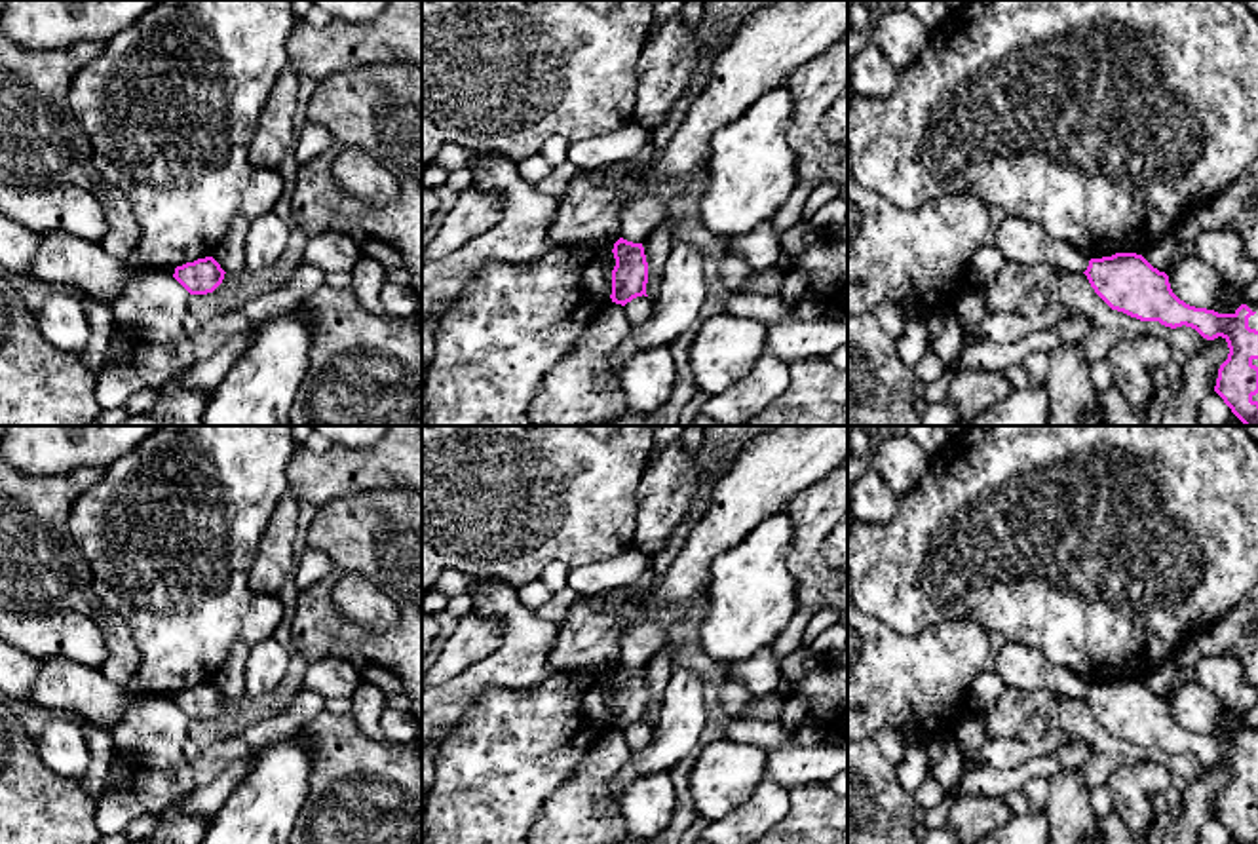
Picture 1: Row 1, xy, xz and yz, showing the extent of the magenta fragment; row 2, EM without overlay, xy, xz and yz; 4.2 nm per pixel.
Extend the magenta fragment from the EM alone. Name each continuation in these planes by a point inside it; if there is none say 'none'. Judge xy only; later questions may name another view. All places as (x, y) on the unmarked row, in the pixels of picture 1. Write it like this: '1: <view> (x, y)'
none

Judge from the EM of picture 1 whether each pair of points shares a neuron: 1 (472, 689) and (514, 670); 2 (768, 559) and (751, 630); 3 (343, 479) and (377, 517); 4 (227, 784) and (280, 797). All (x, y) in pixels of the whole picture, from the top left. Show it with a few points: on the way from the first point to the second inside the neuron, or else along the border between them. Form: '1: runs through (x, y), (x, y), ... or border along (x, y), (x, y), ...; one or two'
1: runs through (481, 679), (495, 670), (504, 670); one
2: runs through (753, 576), (751, 613); one
3: border along (400, 487), (356, 491), (324, 500), (318, 506); two
4: border along (253, 757), (230, 795), (211, 816); two

